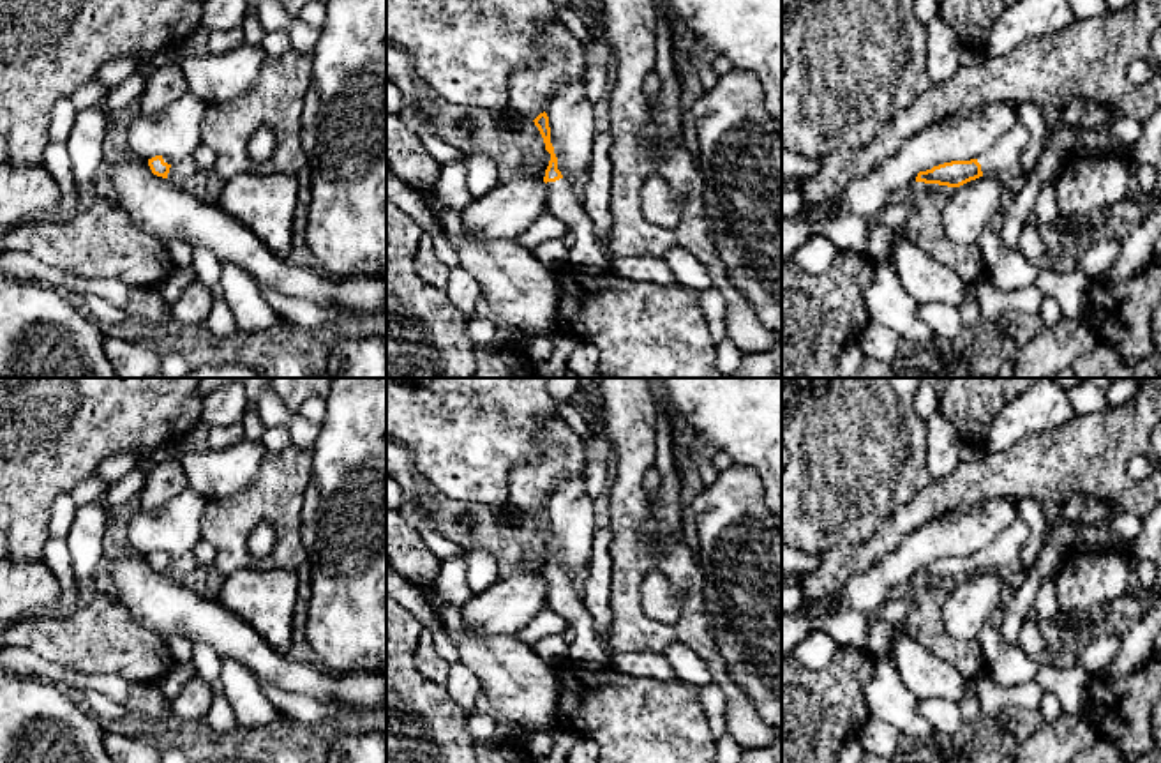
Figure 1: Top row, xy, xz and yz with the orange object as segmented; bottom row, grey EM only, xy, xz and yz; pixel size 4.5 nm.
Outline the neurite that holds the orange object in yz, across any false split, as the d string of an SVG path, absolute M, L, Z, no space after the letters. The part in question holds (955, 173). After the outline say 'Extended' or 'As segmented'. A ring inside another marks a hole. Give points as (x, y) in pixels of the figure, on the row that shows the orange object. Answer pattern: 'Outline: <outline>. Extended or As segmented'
Outline: M1018 124L977 159L933 166L932 170L919 171L916 182L960 187L990 173L1007 177L1018 171L1020 154L1030 140L1030 132Z. Extended

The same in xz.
Outline: M540 113L535 120L545 150L551 154L549 166L545 170L543 182L547 184L547 212L566 224L568 231L573 233L575 242L570 249L568 265L584 274L603 274L609 270L610 260L602 253L596 240L595 224L586 214L582 203L575 198L572 184L558 170L558 157L551 143L551 127L547 113Z. Extended

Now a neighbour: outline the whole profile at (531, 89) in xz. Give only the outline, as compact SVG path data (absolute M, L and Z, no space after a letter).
M561 23L545 25L536 41L542 62L513 72L508 79L510 108L535 120L566 85L584 79L582 42Z

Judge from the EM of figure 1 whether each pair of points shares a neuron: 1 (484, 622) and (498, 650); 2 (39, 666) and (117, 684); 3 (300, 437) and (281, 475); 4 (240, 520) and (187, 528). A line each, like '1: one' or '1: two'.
1: two
2: one
3: two
4: two

